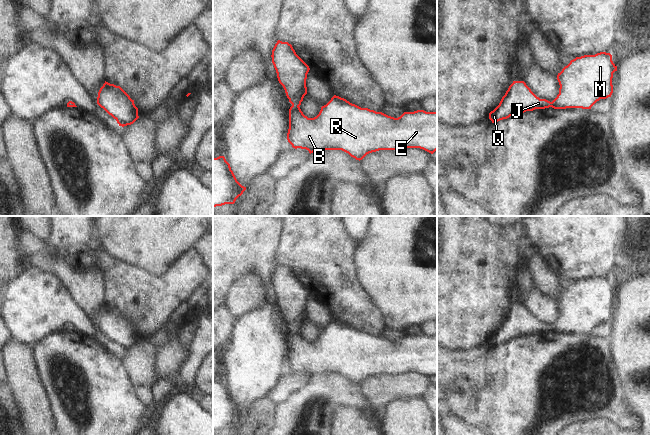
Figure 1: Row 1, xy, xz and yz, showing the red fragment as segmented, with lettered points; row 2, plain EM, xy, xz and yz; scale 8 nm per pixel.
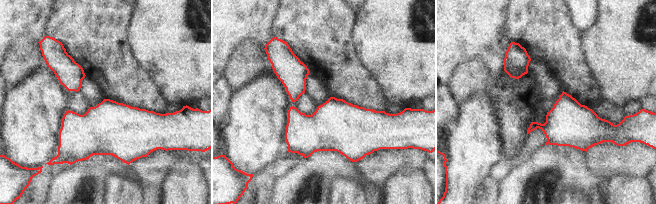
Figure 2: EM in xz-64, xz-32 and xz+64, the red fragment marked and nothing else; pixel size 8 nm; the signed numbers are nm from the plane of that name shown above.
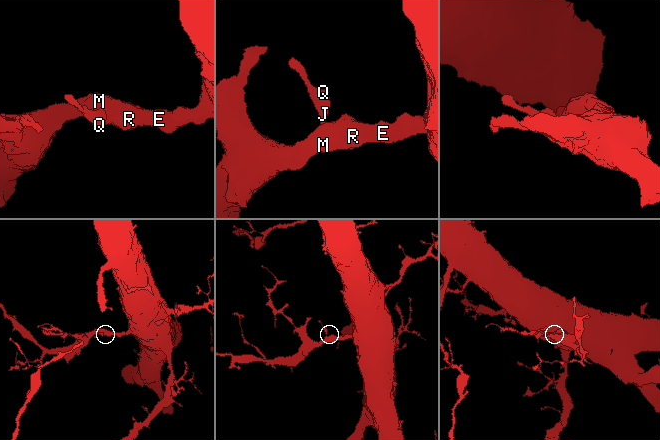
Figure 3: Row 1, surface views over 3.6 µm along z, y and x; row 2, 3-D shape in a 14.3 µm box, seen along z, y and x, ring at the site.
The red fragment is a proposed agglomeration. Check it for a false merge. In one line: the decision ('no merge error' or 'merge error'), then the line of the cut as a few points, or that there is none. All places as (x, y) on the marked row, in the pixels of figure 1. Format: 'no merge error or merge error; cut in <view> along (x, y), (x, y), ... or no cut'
no merge error; no cut

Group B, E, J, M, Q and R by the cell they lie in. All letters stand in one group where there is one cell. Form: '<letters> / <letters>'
B E J M Q R

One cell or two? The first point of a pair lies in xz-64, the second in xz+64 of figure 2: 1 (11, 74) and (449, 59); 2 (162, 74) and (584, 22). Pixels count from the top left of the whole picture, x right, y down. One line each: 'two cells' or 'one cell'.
1: two cells
2: two cells

